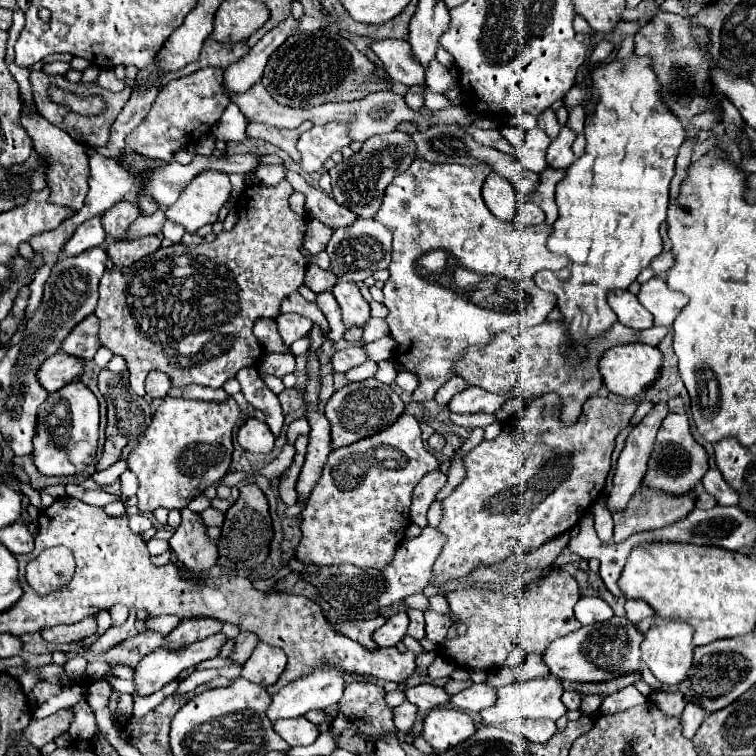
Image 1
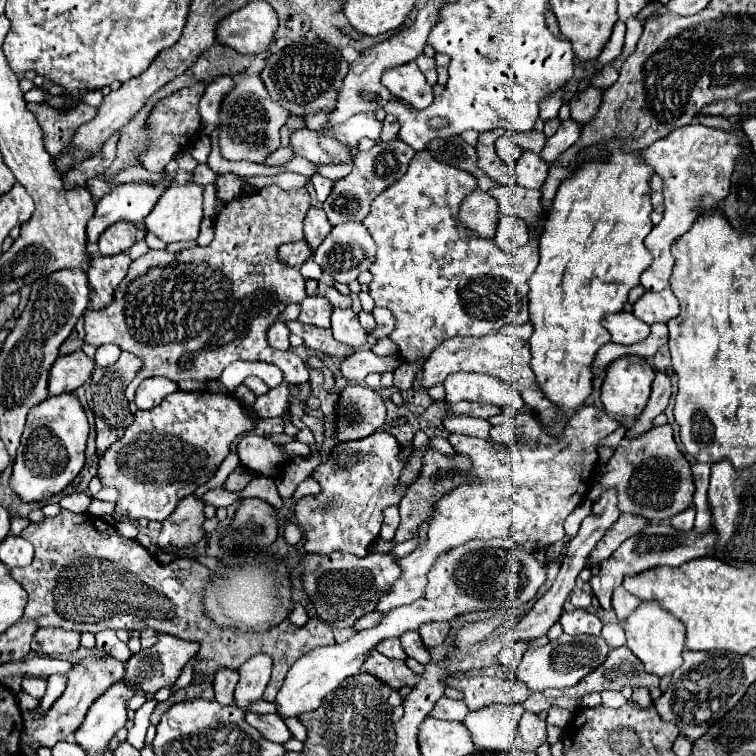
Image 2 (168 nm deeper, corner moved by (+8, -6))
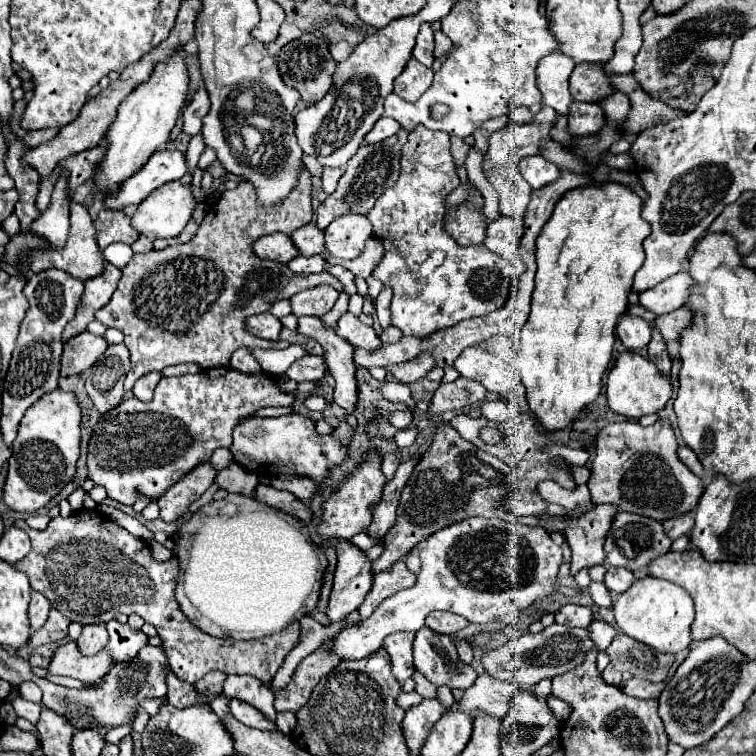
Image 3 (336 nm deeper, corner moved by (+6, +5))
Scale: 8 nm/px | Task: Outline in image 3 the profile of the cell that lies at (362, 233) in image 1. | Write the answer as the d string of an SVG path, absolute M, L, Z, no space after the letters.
M342 215L326 227L326 251L334 259L356 259L372 237L366 215Z

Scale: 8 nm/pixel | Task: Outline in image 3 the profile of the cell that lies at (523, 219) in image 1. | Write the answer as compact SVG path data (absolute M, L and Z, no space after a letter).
M500 215L496 221L488 223L486 247L494 253L510 259L520 253L520 237L524 235L524 223L506 215Z

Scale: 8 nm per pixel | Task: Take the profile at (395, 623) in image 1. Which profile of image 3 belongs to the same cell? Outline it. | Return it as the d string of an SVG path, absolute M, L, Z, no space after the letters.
M392 633L384 639L382 645L392 659L392 673L400 683L404 683L414 671L412 641L414 641L414 633Z

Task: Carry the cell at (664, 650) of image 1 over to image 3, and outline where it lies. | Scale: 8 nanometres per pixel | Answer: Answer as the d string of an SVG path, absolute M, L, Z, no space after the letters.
M640 577L632 585L632 589L628 589L616 599L612 609L616 625L620 627L622 633L642 641L644 645L660 653L680 653L692 641L690 637L690 625L694 621L692 597L676 583L656 577Z

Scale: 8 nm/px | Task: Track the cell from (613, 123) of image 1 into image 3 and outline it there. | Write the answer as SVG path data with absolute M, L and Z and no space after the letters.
M600 181L576 187L562 195L552 217L542 227L536 241L536 285L532 293L532 311L520 333L518 375L526 387L526 399L534 417L550 431L564 429L578 413L592 403L602 385L614 345L616 321L628 307L634 273L644 263L642 241L650 235L648 221L642 221L642 199L626 185Z

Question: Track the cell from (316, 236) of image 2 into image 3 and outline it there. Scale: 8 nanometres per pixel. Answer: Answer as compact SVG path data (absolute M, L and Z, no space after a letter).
M308 223L292 233L294 245L300 249L300 255L310 257L314 253L324 253L324 231L314 223Z

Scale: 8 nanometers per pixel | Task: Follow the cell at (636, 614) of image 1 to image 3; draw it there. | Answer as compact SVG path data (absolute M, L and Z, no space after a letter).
M608 567L604 577L604 585L616 595L622 595L624 591L628 591L634 585L634 581L636 581L636 575L622 567Z

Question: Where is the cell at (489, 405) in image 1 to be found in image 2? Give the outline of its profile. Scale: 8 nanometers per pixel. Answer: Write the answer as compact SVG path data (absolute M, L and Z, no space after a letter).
M456 372L444 380L446 386L446 402L454 404L460 400L480 400L490 402L500 408L522 408L524 402L520 394L500 378L488 374L470 374L470 372Z

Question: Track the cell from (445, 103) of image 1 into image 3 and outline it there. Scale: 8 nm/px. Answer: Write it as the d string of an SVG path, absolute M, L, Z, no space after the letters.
M410 59L404 71L394 81L394 93L404 97L406 101L418 101L420 95L430 89L432 77L434 77L434 71L430 67Z

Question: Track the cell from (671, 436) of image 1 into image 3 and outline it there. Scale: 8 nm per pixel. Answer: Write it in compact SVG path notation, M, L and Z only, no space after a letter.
M638 421L610 423L598 433L596 445L598 451L588 481L594 503L612 503L622 511L652 517L656 521L678 517L696 507L704 491L704 481L680 461L670 423L656 421L650 427L642 427Z

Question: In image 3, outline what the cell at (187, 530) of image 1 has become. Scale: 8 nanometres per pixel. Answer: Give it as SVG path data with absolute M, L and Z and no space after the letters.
M210 461L206 465L198 465L198 469L192 469L174 489L168 489L162 499L158 499L160 505L160 519L166 523L174 523L180 517L188 513L188 507L214 483L216 471L212 469Z

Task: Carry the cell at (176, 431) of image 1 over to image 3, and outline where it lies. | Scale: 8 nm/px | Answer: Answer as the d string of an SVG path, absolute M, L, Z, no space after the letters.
M216 367L204 369L196 375L164 377L158 383L154 399L150 403L130 397L122 401L118 409L112 409L98 421L88 445L88 477L96 485L102 485L108 491L108 497L118 503L134 505L138 497L156 501L196 465L206 463L218 447L230 447L232 429L240 419L256 413L262 407L288 407L292 403L294 395L282 393L278 389L278 377L268 373L246 375L234 371L232 367Z

